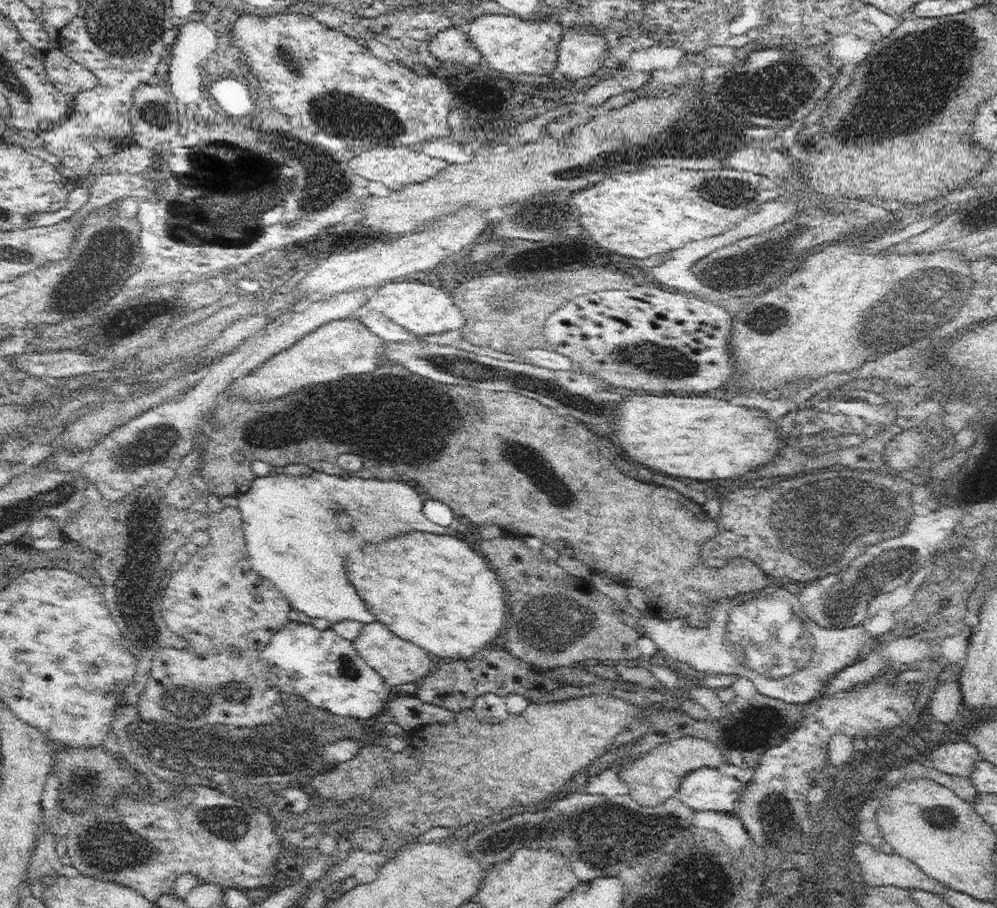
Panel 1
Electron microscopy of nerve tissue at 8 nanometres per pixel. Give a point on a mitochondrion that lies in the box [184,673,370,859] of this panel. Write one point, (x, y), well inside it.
(224, 820)

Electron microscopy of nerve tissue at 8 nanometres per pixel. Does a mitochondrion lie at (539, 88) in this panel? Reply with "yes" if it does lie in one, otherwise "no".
no

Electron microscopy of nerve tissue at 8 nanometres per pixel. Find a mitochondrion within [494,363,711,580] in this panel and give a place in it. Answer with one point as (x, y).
(529, 459)

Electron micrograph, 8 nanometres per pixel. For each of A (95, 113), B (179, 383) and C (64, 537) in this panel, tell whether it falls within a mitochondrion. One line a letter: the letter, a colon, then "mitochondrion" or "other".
A: other
B: other
C: other

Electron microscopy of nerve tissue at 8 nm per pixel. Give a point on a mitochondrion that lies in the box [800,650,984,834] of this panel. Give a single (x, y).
(938, 814)

